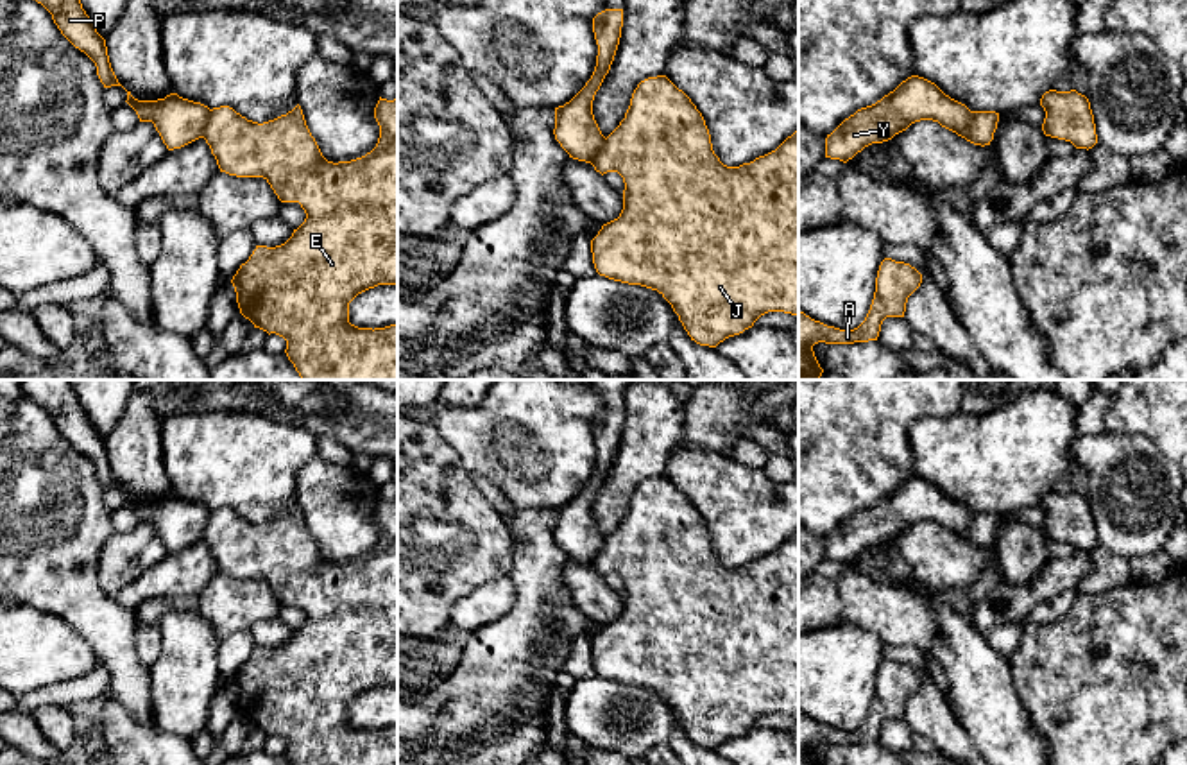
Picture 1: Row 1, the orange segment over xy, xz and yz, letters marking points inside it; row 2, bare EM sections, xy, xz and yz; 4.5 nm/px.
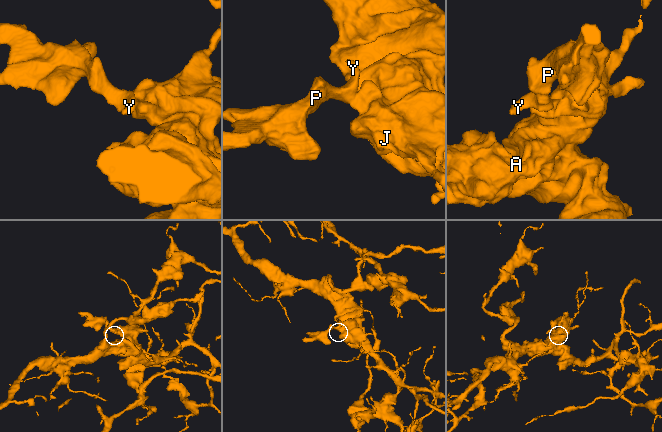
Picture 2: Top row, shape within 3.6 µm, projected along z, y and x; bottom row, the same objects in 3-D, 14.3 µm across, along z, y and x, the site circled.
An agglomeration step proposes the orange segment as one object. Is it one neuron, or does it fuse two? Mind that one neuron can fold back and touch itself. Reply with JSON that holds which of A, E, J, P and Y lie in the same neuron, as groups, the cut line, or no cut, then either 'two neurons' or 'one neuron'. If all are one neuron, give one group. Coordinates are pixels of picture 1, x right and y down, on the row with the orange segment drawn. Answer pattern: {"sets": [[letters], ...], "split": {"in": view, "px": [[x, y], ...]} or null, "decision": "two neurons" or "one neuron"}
{"sets": [["A", "E", "J"], ["P", "Y"]], "split": {"in": "xy", "px": [[210, 110], [201, 137]]}, "decision": "two neurons"}

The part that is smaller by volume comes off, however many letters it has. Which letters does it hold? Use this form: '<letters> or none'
P, Y

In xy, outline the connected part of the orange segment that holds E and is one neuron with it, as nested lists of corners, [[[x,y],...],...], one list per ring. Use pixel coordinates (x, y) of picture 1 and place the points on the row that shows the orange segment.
[[[380,97],[374,118],[380,125],[376,147],[362,158],[338,163],[322,156],[299,104],[263,124],[247,120],[229,106],[213,107],[202,131],[220,172],[263,177],[281,202],[299,202],[306,213],[285,244],[256,245],[231,279],[240,314],[254,328],[286,340],[285,353],[301,380],[397,380],[397,324],[372,330],[349,322],[349,303],[358,294],[378,285],[397,285],[397,99]]]

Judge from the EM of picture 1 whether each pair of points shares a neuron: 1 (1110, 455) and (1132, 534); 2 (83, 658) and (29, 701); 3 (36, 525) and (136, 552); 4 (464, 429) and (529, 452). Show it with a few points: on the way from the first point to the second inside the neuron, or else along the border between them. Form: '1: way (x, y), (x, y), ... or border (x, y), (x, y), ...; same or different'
1: way (1127, 475), (1132, 486), (1132, 515); same
2: border (88, 670), (77, 678), (43, 685), (18, 696); different
3: border (115, 532), (102, 547), (99, 558), (99, 584); different
4: way (480, 436), (512, 439); same

